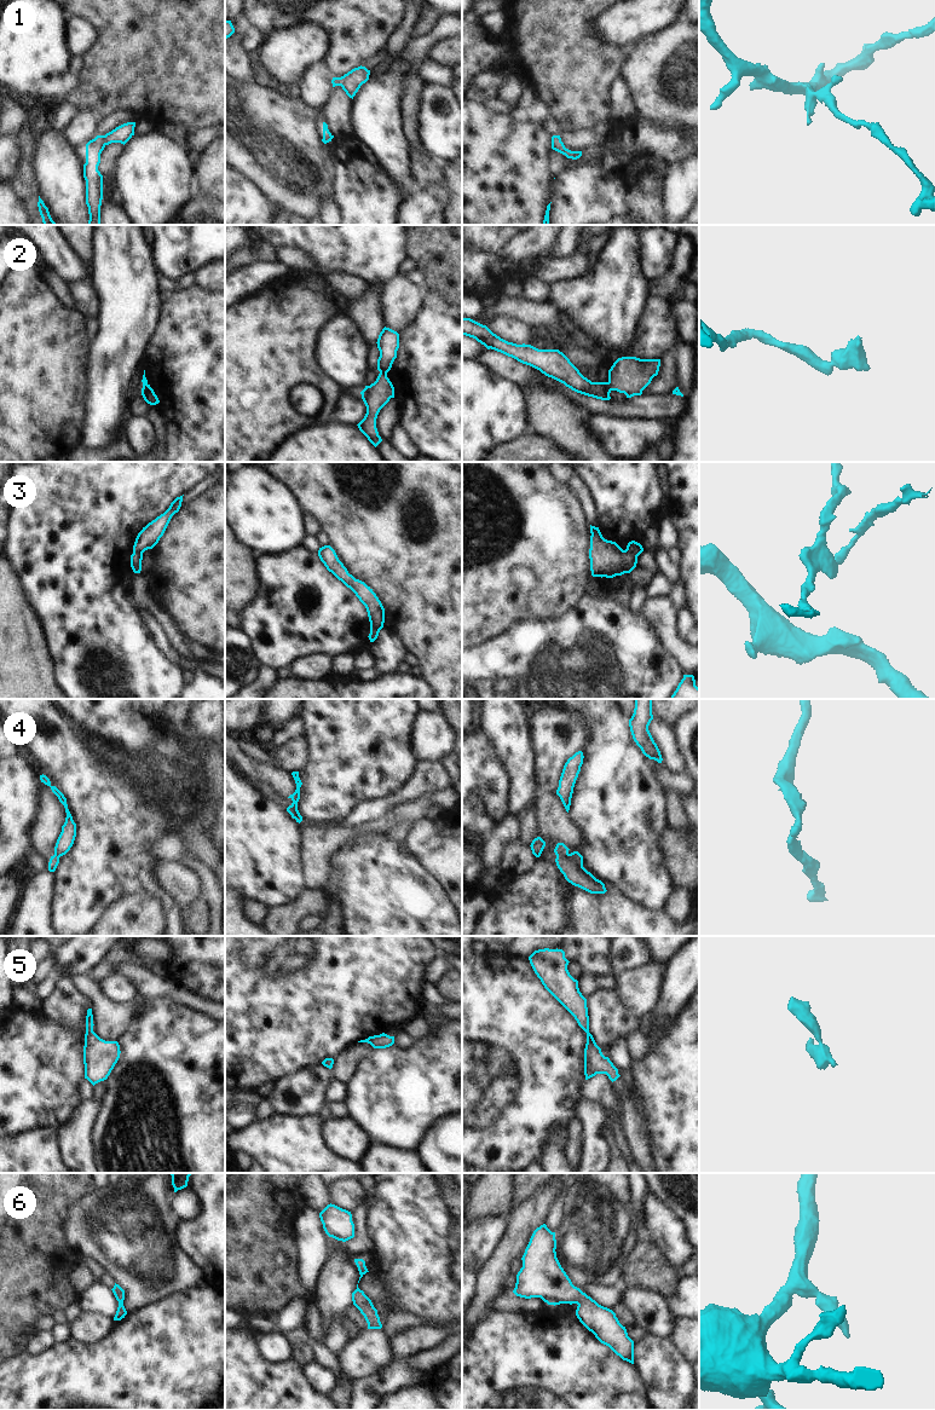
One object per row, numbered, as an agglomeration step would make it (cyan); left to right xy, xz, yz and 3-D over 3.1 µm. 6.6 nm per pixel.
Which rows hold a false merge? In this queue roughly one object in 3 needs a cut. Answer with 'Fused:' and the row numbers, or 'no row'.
Fused: 2, 3, 4

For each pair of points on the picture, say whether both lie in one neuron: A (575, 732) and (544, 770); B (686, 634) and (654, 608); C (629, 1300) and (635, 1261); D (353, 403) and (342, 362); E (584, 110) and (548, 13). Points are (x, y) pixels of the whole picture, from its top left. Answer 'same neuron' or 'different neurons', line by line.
A: same neuron
B: different neurons
C: different neurons
D: different neurons
E: same neuron

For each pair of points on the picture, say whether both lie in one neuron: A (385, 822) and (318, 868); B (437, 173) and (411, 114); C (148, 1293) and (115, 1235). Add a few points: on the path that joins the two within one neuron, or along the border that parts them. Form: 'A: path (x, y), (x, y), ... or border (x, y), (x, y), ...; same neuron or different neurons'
A: path (365, 828), (340, 836), (327, 849); same neuron
B: path (422, 160), (417, 154), (411, 128); same neuron
C: path (148, 1278), (148, 1267), (130, 1249); same neuron

